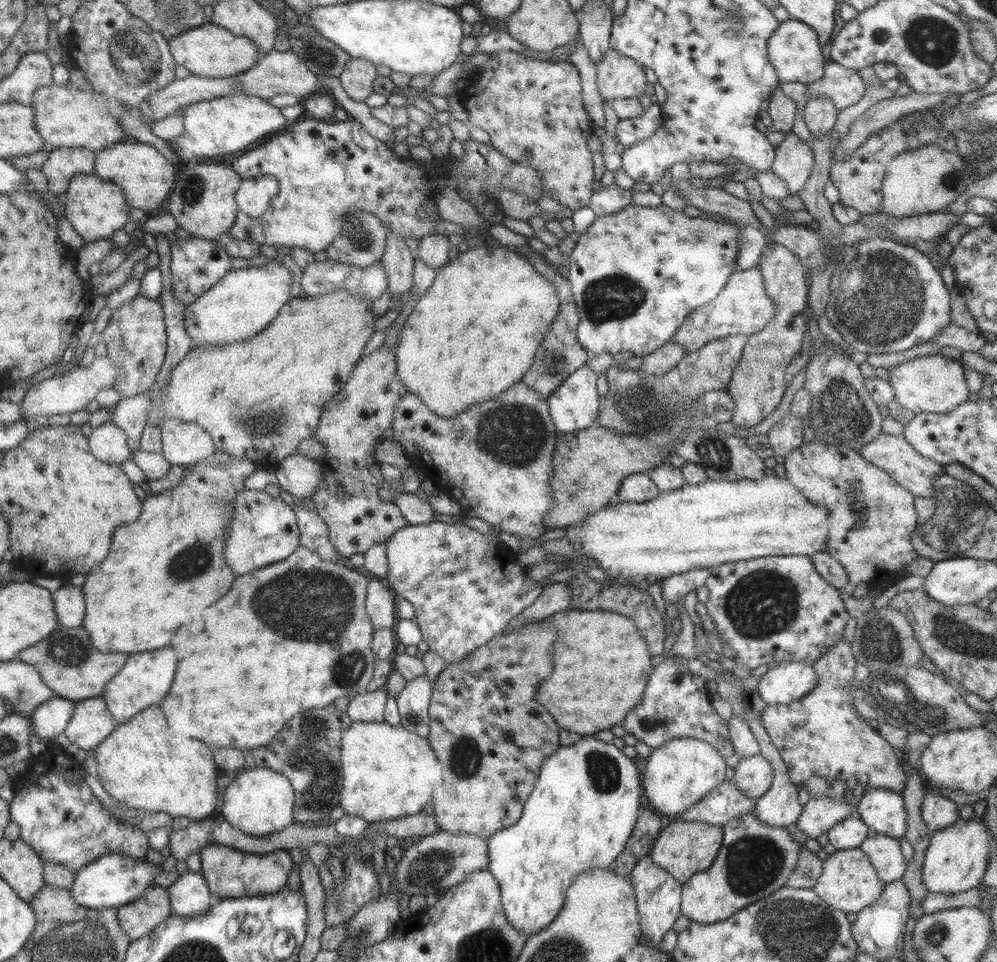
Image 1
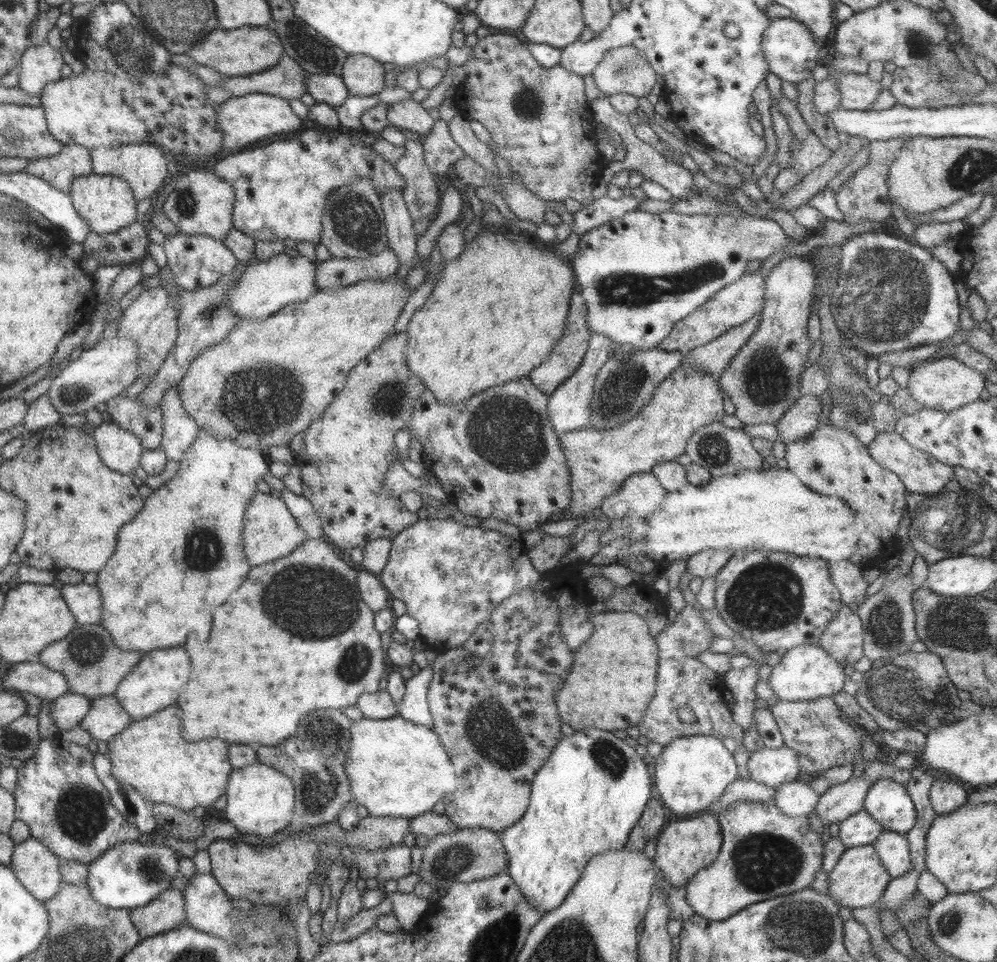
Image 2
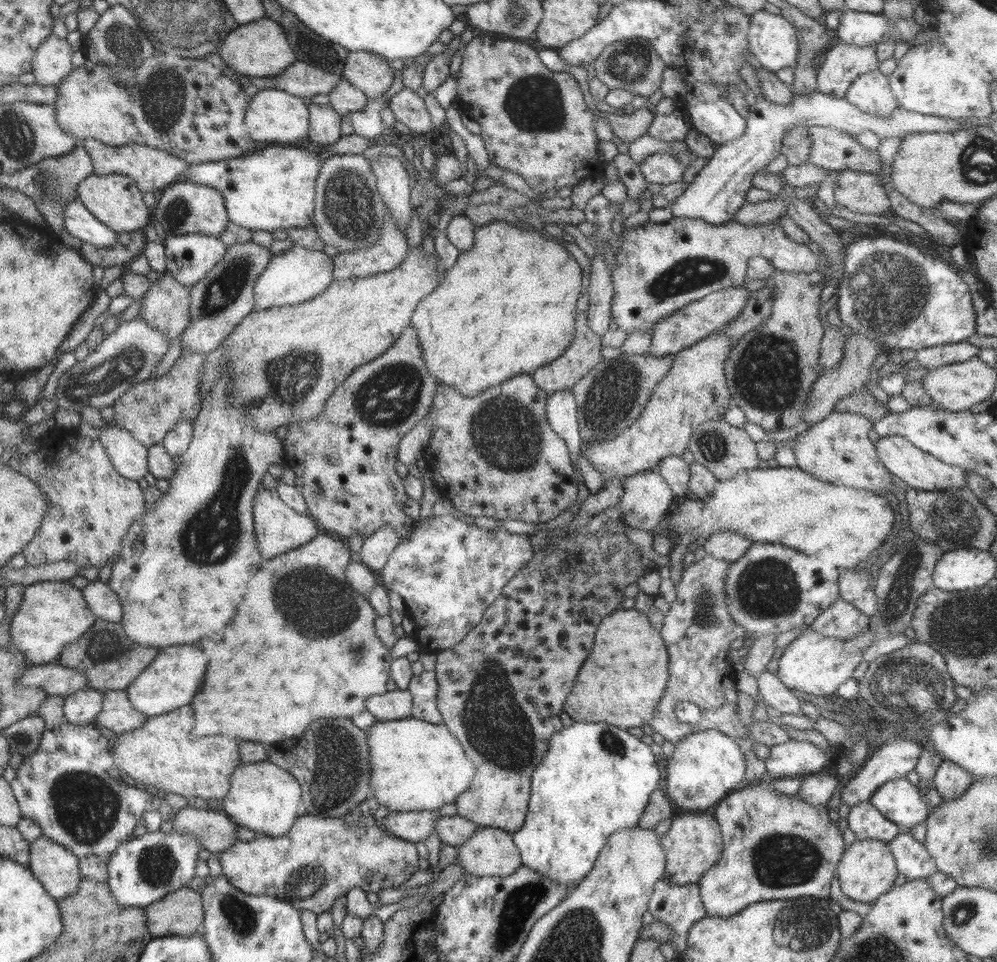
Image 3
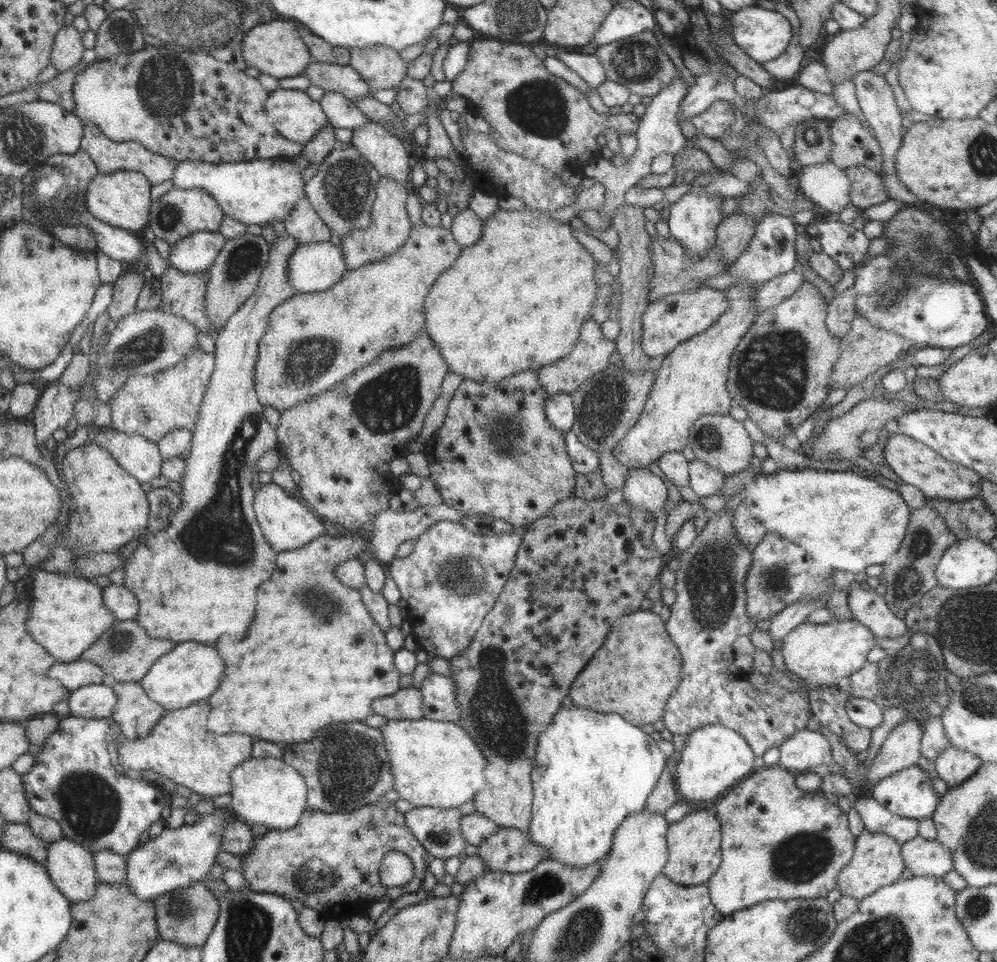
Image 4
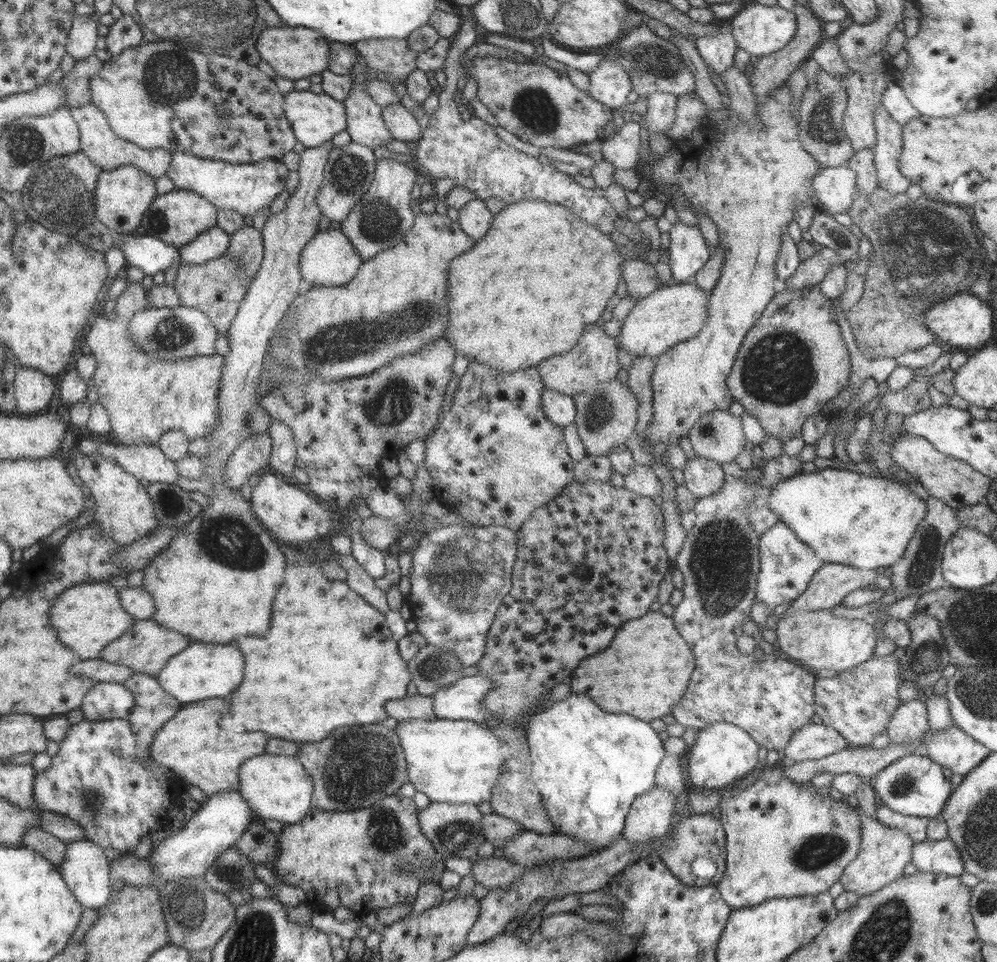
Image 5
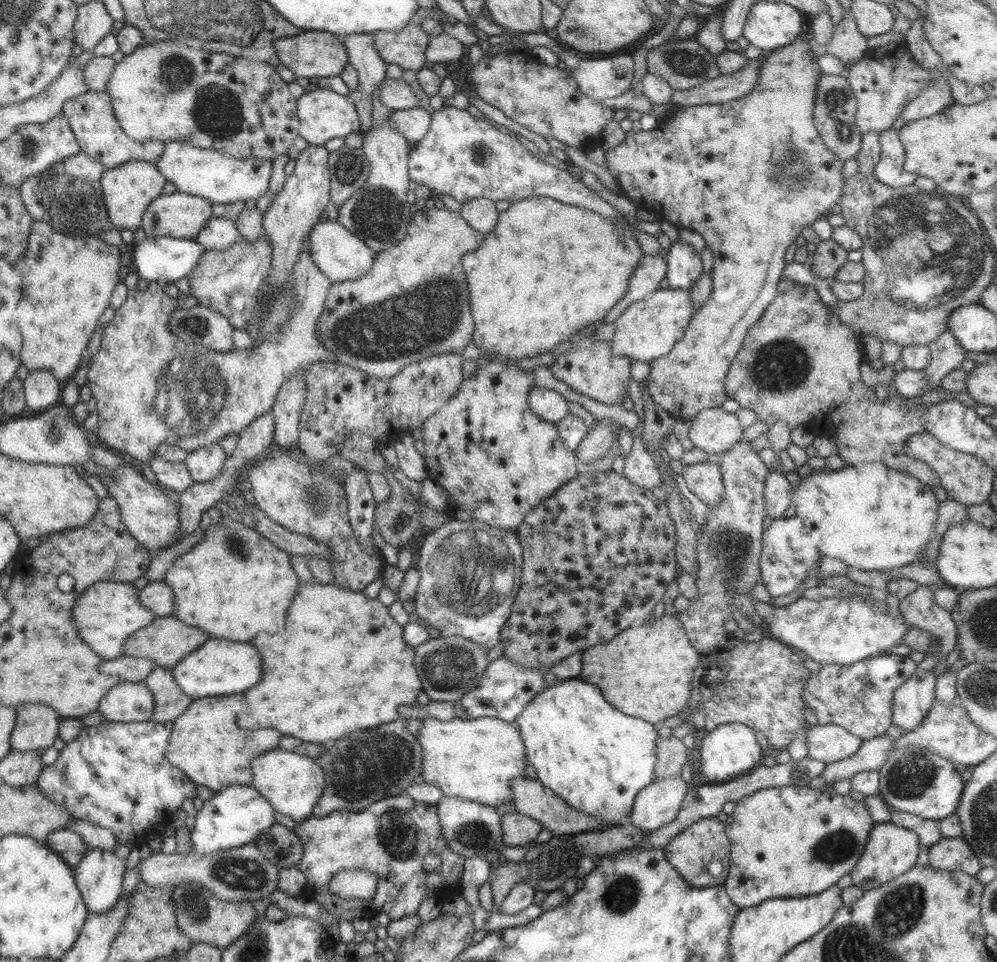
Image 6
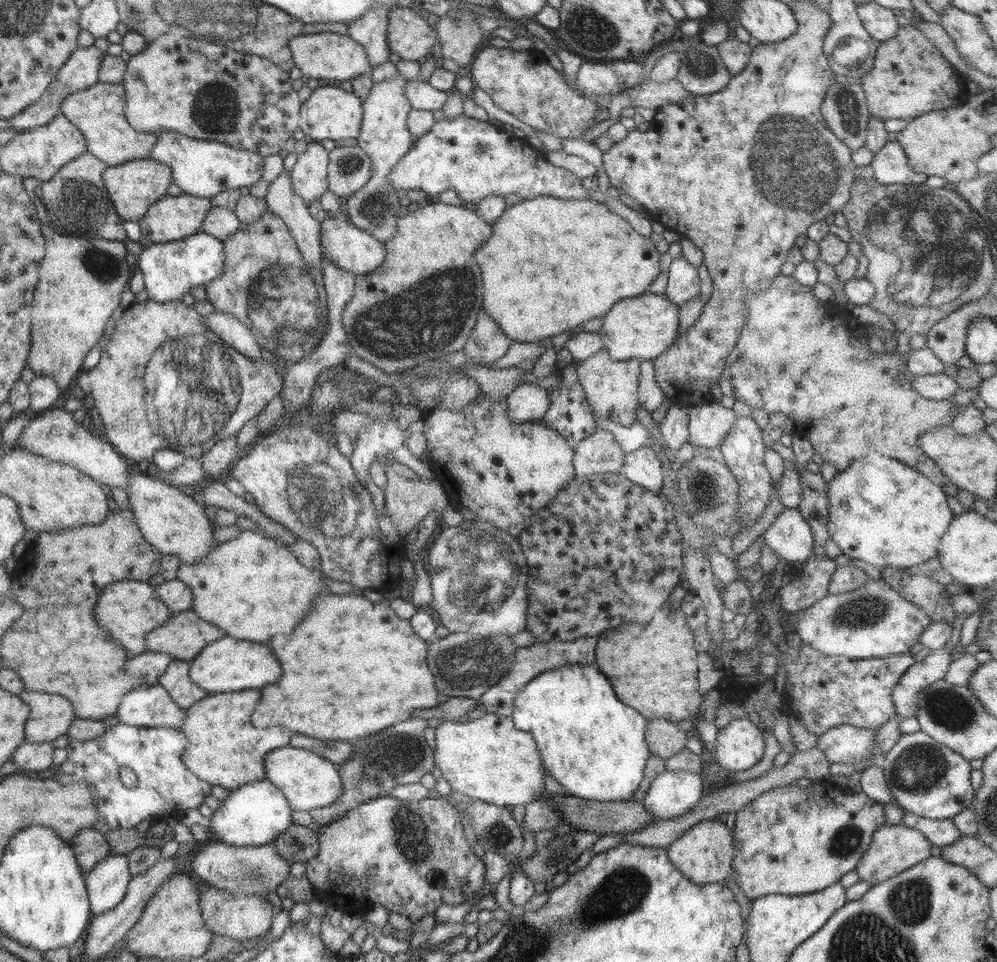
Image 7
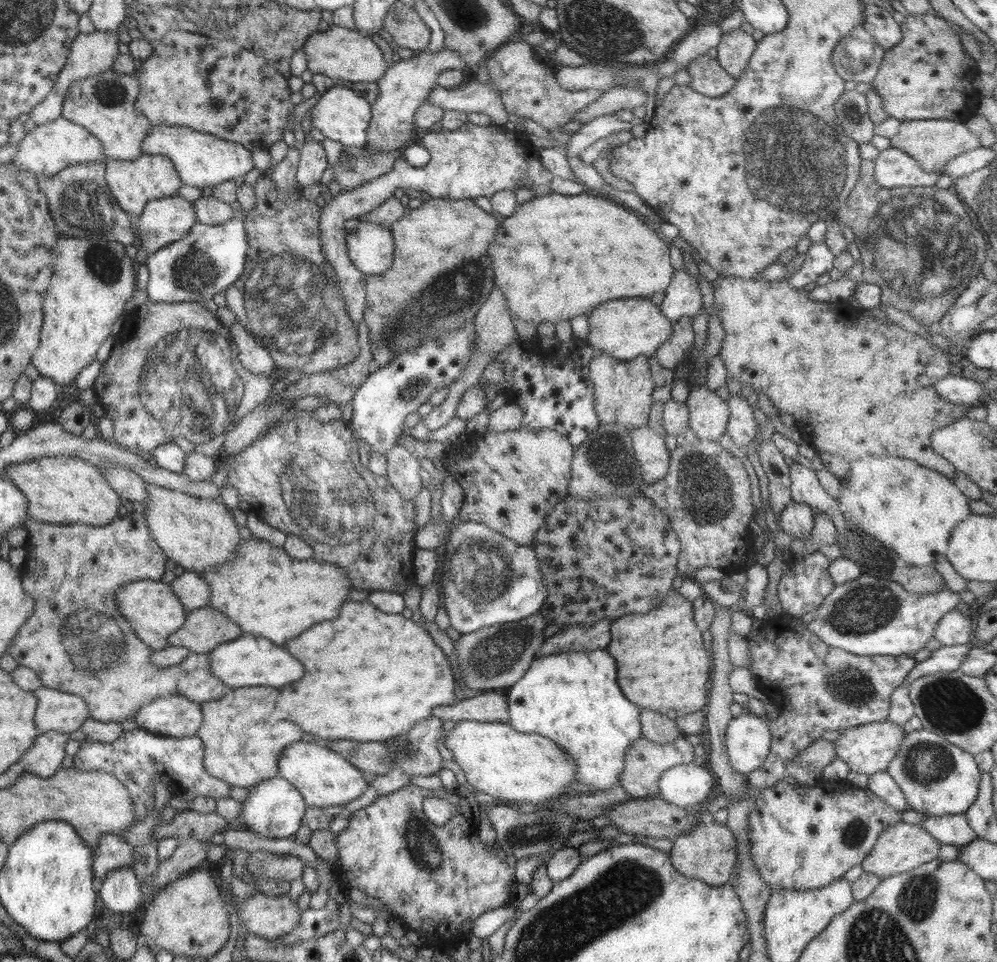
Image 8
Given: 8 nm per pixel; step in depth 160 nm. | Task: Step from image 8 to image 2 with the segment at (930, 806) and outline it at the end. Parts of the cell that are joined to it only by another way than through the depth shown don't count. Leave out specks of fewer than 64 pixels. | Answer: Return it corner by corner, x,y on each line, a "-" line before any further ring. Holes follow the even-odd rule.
878,779
875,783
872,783
863,803
863,809
876,822
879,822
885,831
906,834
915,825
916,809
914,801
910,798
906,787
893,779

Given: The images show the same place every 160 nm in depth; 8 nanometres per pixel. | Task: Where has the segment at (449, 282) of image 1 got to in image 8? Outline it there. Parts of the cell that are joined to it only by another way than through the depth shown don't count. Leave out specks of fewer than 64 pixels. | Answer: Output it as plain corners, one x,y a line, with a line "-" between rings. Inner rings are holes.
548,193
540,197
534,197
530,202
519,204
516,212
510,218
504,218
500,223
496,240
490,244
488,252
494,268
494,276
496,280
494,287
498,287
502,291
506,299
511,316
524,320
524,322
532,322
538,327
543,322
553,322
558,324
561,320
569,320
581,314
588,315
591,310
594,310
598,304
606,302
606,300
631,299
631,298
650,298
656,293
665,293
672,282
672,276
676,274
675,268
670,262
669,246
664,243
662,238
658,238
648,226
650,224
642,224
643,218
636,212
616,204
613,200
599,198
590,194
579,194
578,196
564,196
558,193

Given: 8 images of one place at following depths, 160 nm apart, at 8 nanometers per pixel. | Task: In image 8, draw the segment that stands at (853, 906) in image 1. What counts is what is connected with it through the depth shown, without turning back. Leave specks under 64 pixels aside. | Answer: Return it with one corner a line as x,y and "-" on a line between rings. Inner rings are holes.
900,821
890,828
884,829
868,856
864,857
861,867
865,872
871,872
882,879
889,876
899,875
908,872
921,864
938,857
941,842
938,842
931,834
928,834
920,825

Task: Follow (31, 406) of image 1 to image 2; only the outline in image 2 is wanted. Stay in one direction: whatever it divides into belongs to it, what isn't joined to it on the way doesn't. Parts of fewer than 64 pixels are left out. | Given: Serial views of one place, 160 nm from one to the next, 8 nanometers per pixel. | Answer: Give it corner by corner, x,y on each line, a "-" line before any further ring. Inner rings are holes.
121,336
98,340
89,350
62,369
51,382
47,392
52,406
61,415
84,415
86,411
109,404
114,397
123,394
137,380
139,356
133,340

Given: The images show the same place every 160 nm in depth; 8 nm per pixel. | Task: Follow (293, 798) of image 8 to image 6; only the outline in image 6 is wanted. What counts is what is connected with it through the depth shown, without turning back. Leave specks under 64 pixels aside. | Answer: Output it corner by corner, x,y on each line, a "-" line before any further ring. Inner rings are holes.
236,784
221,788
204,801
195,816
194,830
191,830
189,838
190,851
194,854
210,854
249,845
276,823
275,814
272,805
251,786

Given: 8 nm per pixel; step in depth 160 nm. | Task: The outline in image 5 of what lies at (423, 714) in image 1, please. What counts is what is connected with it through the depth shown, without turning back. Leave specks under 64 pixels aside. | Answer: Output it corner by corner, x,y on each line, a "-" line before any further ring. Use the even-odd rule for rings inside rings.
466,676
456,680
452,686
438,690
433,699
436,719
471,720
483,723
490,718
487,706
483,705
484,696
494,690
494,681
482,676

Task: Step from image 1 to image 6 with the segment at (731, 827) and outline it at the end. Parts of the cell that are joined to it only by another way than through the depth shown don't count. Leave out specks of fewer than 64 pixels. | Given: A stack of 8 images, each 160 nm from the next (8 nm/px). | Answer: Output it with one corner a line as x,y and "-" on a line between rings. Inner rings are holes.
846,778
820,789
808,785
760,789
737,801
732,815
725,822
731,851
723,885
730,901
745,909
772,898
818,895
849,874
865,849
871,828
876,824
864,801
852,799
850,791
850,779

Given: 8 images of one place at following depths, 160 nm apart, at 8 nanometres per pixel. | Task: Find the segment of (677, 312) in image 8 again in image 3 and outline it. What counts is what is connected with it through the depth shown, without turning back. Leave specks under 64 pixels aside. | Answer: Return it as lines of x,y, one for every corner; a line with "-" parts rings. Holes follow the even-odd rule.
818,90
812,94
795,94
790,104
784,105
774,104
766,98
762,98
757,100
754,105
749,106
749,112
746,118
747,127
744,135
740,136
740,139
717,146
716,153
712,155
710,160
707,160
704,168
695,176
693,182
688,184
686,191
671,202
672,217
704,220
704,222
708,222
712,226
722,226
722,224
730,223
734,217
734,213
746,203
746,193
751,188
754,175
760,172
760,170
766,169
770,162
781,154
784,132
794,127
822,126
824,128
835,128
855,137
862,134
865,130
870,130
870,132
878,135
881,140
890,138
903,139
908,135
918,134
919,132
952,132
961,128
976,127
970,121
964,121
963,119
918,114
917,112
907,111
900,106
894,109
889,117
874,116
862,112
857,106
850,104
845,98
836,98
828,94
822,94

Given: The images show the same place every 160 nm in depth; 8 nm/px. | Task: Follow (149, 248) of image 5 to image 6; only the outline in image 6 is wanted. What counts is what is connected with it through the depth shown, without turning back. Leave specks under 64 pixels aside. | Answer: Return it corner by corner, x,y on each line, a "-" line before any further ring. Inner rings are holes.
147,236
144,240
134,242
131,245
132,267
140,278
148,282
156,282
160,286
175,284
184,277
189,277
199,264
204,250
199,241
187,238
170,238
165,236

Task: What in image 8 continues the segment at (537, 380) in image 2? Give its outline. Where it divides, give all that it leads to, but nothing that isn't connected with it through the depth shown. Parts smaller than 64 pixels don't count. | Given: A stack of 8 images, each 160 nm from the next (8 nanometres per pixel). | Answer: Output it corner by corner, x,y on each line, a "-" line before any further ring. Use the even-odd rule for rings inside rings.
597,353
589,362
589,379
594,385
594,406
601,425
612,424
629,431
647,425
656,388
650,371
650,357
640,355
634,360
616,360
606,353

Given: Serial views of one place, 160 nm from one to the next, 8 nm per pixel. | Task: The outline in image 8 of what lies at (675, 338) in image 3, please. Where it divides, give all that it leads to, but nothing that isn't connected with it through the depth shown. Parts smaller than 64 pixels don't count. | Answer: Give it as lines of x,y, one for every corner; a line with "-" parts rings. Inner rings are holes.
650,298
608,300
591,310
588,316
590,332
586,341
598,353
606,353
616,360
634,360
640,355
652,357
673,333
671,320
663,315
661,308
653,304

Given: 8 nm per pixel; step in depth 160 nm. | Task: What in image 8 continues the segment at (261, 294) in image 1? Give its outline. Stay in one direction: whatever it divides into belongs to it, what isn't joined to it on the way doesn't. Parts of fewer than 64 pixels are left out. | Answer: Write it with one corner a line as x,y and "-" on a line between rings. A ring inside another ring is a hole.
358,223
352,233
343,233
343,239
347,246
347,253
352,264
366,276
382,274
391,268
394,262
395,239
391,229
382,224

